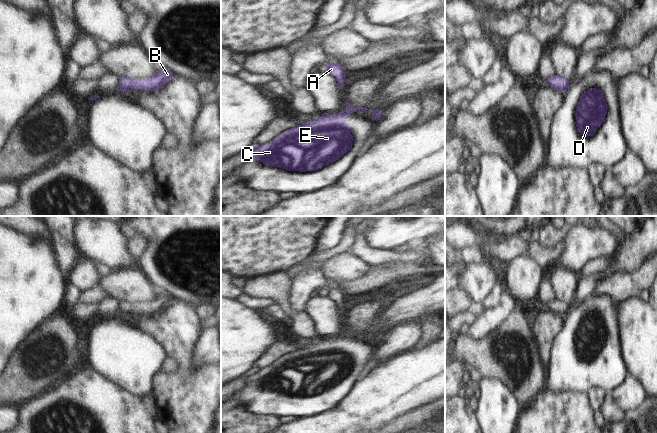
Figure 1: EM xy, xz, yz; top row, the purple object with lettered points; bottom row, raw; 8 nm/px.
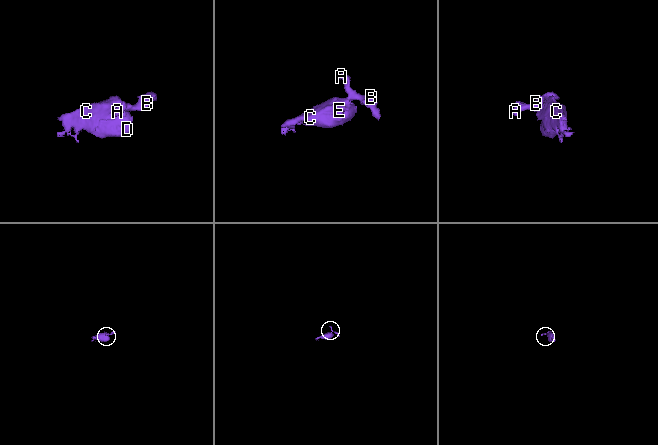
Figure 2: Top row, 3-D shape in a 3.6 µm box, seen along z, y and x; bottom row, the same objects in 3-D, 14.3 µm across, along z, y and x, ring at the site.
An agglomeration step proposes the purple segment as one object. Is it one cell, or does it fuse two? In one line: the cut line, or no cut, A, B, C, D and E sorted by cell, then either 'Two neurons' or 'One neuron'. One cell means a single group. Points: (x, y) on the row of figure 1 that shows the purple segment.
Split along xz (346, 110), (352, 112). Groups: A B / C D E. Two neurons.

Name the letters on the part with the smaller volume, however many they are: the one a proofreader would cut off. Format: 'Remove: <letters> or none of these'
Remove: A, B

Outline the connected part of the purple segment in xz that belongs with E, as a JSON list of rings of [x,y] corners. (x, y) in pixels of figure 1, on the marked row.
[[[352,112],[323,113],[320,118],[286,130],[266,144],[256,144],[253,149],[245,151],[247,159],[257,159],[264,165],[288,171],[306,172],[321,169],[351,150],[354,138],[346,123],[346,117],[349,114]]]

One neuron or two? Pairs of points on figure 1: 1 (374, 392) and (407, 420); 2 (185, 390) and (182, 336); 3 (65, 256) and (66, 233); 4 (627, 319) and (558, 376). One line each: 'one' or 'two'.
1: two
2: one
3: one
4: two

